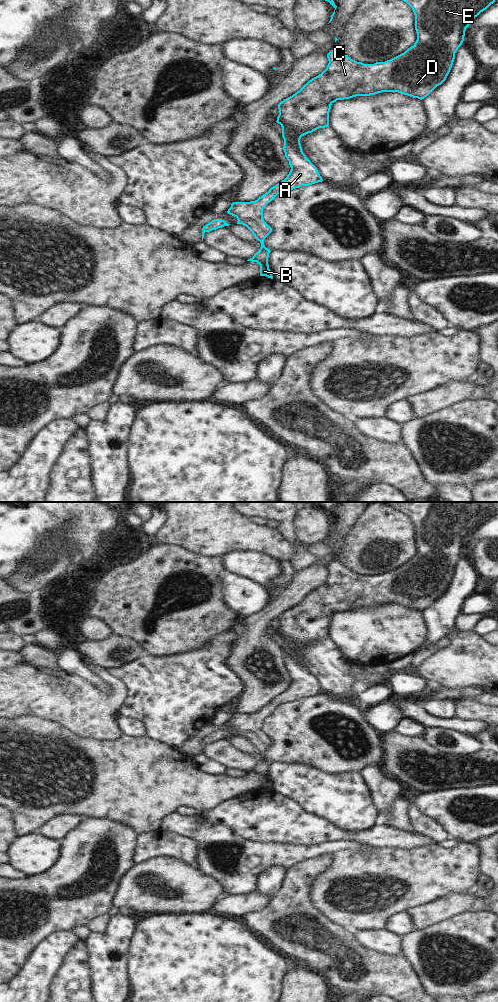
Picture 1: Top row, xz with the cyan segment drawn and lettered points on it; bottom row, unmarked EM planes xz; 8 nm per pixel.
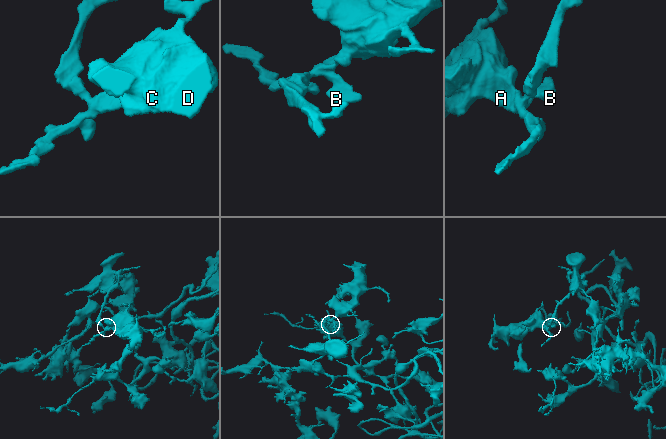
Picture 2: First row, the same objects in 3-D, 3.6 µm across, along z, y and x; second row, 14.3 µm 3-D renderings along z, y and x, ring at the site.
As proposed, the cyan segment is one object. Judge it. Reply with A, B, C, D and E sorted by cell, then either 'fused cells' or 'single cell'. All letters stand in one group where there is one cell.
A B C D E | single cell

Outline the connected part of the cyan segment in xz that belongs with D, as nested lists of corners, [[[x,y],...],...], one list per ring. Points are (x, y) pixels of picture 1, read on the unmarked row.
[[[498,502],[381,503],[406,514],[412,520],[417,545],[417,552],[414,557],[390,572],[374,576],[357,574],[338,562],[330,563],[327,566],[329,573],[327,580],[309,592],[295,606],[277,617],[279,627],[276,634],[282,639],[283,662],[291,679],[289,686],[257,712],[233,714],[227,723],[228,726],[237,730],[237,736],[246,738],[261,755],[259,763],[247,772],[257,774],[260,777],[260,788],[273,791],[268,777],[268,769],[271,763],[264,757],[264,752],[272,744],[272,740],[263,731],[263,721],[278,706],[286,702],[323,693],[317,680],[303,665],[300,656],[301,649],[319,640],[329,639],[331,617],[337,612],[350,611],[356,608],[370,608],[382,604],[398,604],[420,612],[427,609],[446,592],[452,580],[455,565],[464,553],[466,540],[475,529],[498,510]]]

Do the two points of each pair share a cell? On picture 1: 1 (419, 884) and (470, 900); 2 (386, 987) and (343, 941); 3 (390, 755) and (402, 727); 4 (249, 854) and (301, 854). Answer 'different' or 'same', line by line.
1: different
2: same
3: different
4: same

